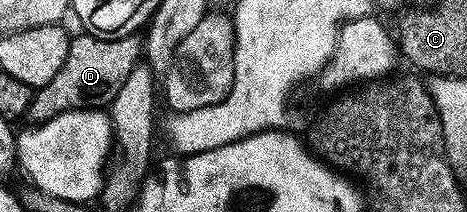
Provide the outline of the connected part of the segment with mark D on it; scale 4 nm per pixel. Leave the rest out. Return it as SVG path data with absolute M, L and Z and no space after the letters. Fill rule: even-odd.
M80 32L70 39L68 55L55 78L37 89L29 104L27 119L34 124L46 123L61 113L80 108L99 109L112 103L132 68L144 54L144 42L139 35L101 37Z

